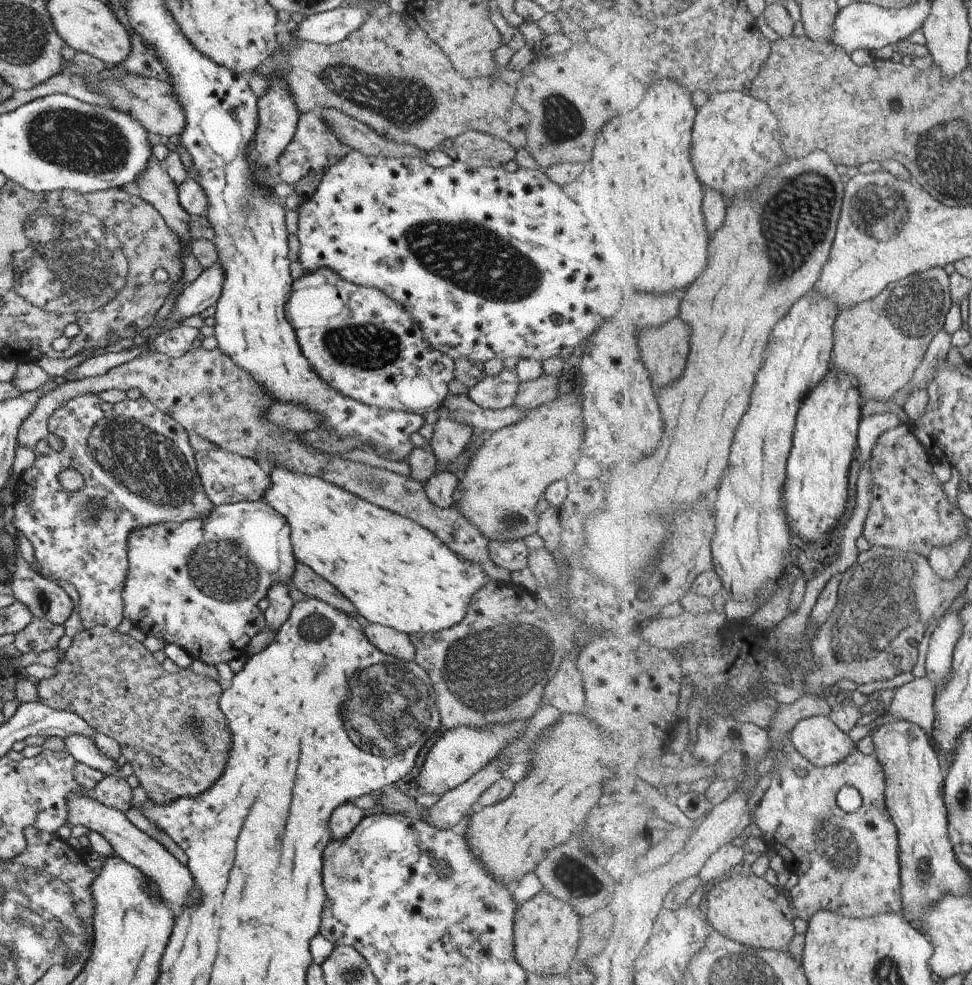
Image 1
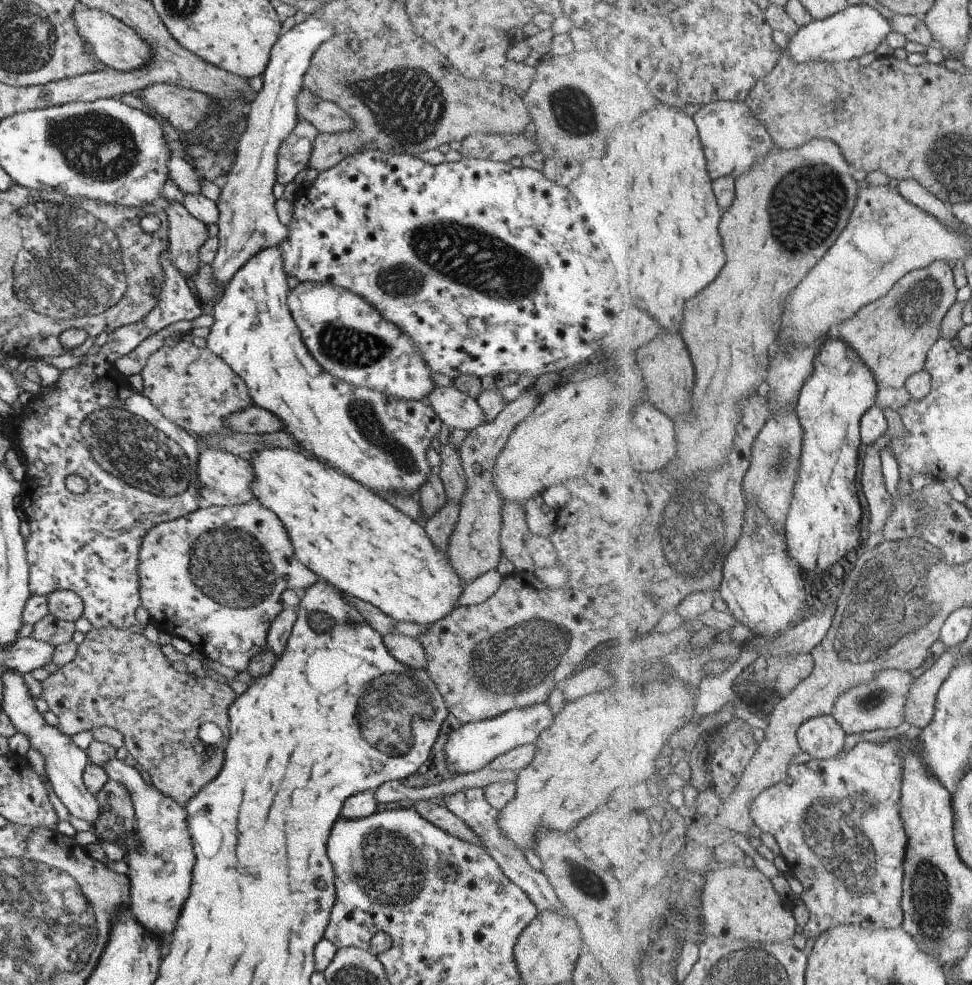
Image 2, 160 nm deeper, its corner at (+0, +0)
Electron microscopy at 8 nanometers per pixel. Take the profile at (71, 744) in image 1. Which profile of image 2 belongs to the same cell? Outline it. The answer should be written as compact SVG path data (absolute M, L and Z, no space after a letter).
M113 758L101 768L108 780L120 783L128 791L134 812L133 832L137 846L123 858L128 867L125 876L130 884L130 904L127 909L147 932L162 938L163 946L165 942L169 942L175 920L179 918L183 902L189 894L191 868L195 862L185 824L185 810L167 796L159 794L153 786L145 784L137 770L127 766L122 760Z

